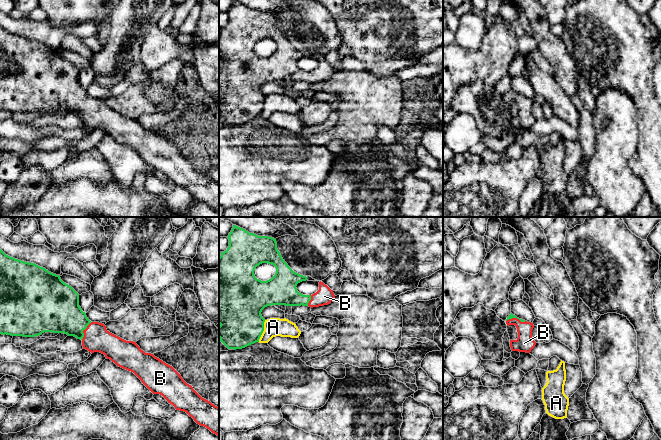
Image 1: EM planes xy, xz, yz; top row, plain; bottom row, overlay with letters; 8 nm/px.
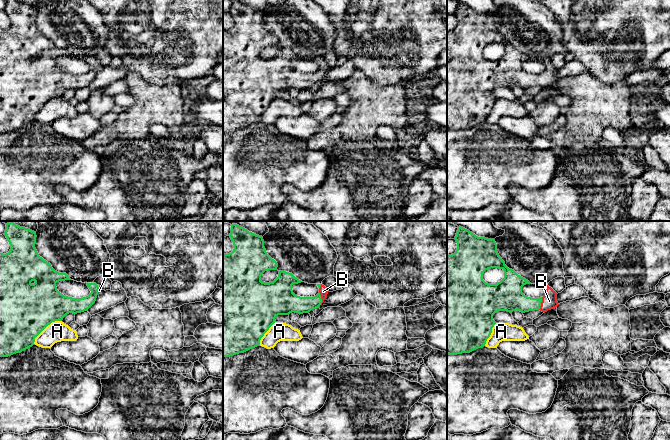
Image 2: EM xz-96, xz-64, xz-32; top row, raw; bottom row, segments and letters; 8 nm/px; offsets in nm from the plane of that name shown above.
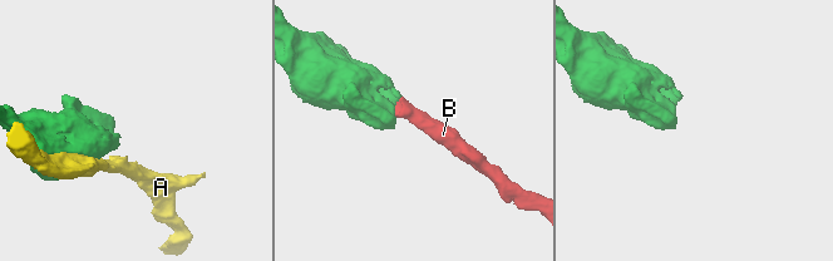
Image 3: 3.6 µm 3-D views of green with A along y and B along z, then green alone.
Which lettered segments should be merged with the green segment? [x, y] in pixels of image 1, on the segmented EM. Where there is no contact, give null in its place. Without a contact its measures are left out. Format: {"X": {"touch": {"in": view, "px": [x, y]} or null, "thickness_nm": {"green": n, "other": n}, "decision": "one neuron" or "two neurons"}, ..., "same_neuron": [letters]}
{"A": {"touch": {"in": "xz", "px": [263, 330]}, "thickness_nm": {"green": 360, "other": 150}, "decision": "two neurons"}, "B": {"touch": {"in": "xy", "px": [82, 331]}, "thickness_nm": {"green": 340, "other": 220}, "decision": "one neuron"}, "same_neuron": ["B"]}

